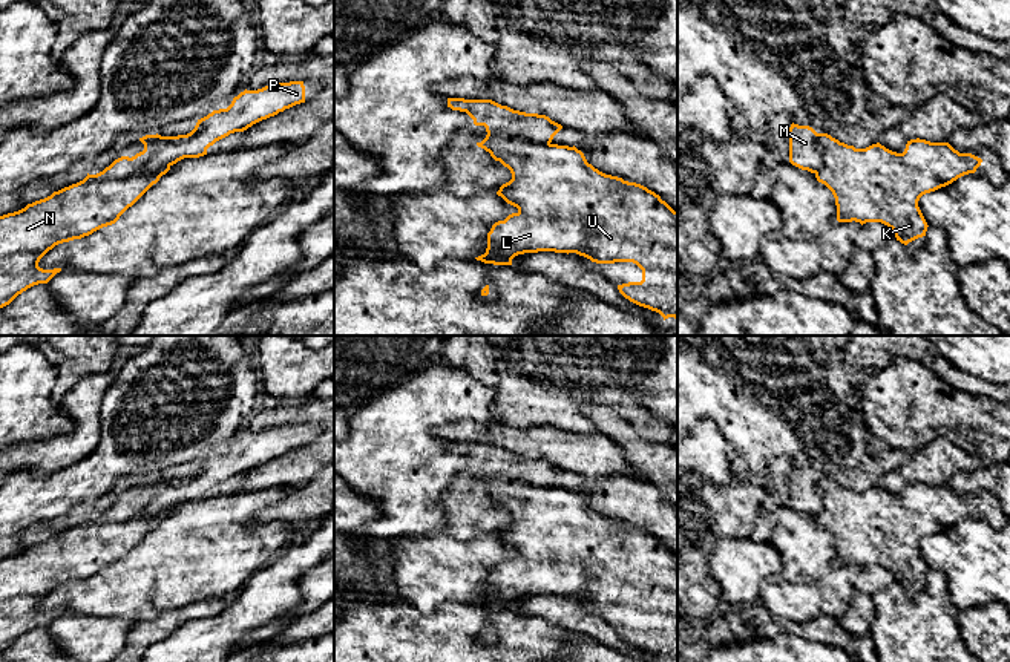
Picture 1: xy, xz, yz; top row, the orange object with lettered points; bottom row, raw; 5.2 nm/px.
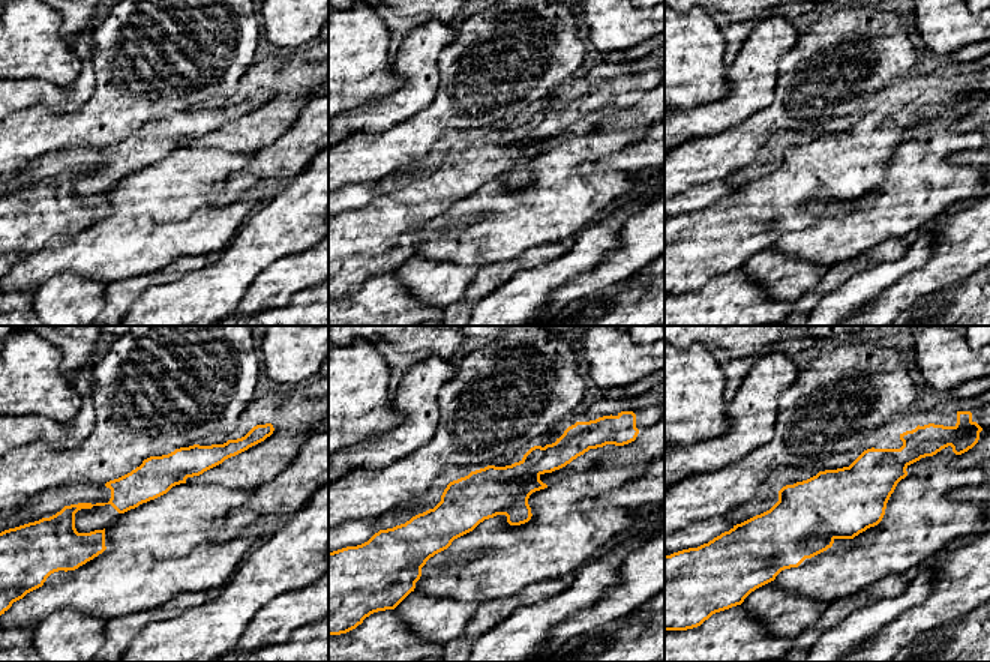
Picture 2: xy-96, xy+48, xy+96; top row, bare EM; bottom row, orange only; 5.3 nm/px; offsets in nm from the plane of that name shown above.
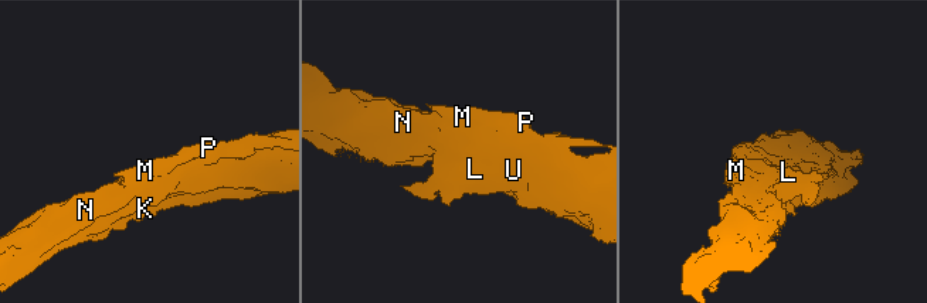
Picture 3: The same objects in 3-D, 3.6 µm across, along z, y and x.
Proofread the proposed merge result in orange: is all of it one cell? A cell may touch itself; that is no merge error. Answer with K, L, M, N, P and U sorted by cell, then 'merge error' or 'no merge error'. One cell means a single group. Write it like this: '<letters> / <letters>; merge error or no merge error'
K L N U / M P; merge error

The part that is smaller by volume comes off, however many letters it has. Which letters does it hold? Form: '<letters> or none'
M, P

